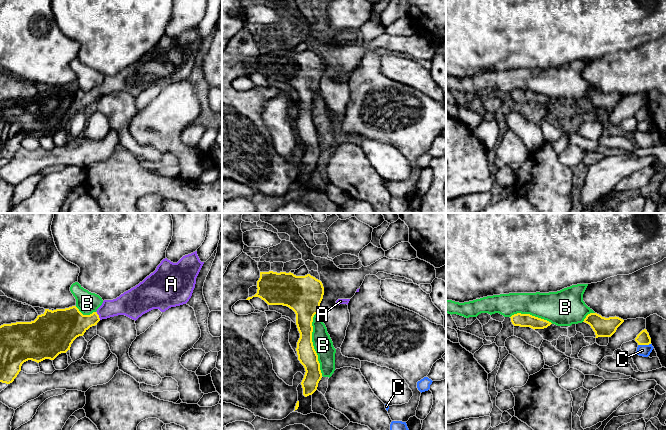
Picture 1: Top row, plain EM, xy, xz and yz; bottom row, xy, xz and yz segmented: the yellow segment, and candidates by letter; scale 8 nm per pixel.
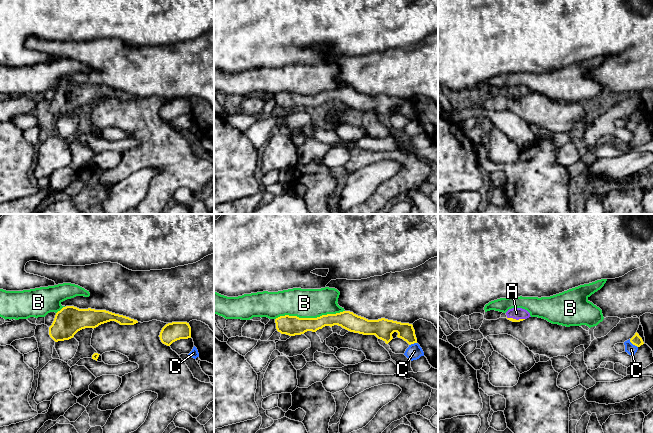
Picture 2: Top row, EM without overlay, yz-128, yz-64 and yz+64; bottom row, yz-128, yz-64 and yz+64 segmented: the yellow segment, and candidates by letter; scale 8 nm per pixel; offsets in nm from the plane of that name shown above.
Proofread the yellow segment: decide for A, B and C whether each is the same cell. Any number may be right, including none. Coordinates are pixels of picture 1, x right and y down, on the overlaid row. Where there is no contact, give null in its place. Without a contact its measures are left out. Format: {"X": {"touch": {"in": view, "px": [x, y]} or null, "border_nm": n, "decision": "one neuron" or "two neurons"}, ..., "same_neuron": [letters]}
{"A": {"touch": {"in": "xy", "px": [98, 315]}, "border_nm": 80, "decision": "one neuron"}, "B": {"touch": {"in": "xz", "px": [312, 344]}, "border_nm": 500, "decision": "two neurons"}, "C": {"touch": {"in": "yz", "px": [644, 344]}, "border_nm": 110, "decision": "two neurons"}, "same_neuron": ["A"]}

